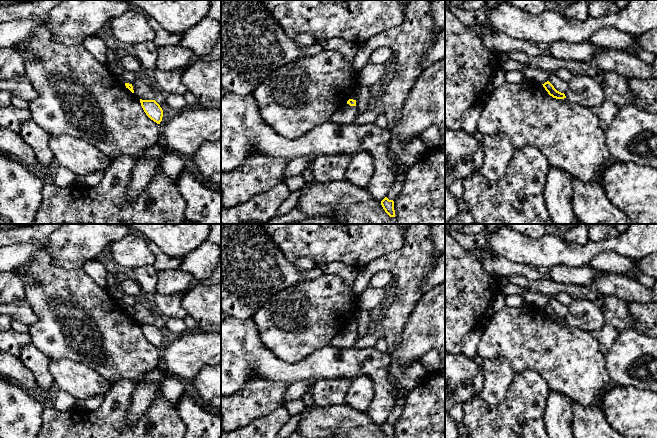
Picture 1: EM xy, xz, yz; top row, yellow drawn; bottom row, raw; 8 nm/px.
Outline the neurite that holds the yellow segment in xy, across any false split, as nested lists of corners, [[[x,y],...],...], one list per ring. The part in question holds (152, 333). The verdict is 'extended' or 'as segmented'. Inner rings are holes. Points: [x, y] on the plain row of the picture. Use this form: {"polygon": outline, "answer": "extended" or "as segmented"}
{"polygon": [[[140,323],[140,327],[146,339],[157,348],[160,348],[163,341],[163,334],[160,329],[155,324]]], "answer": "as segmented"}

